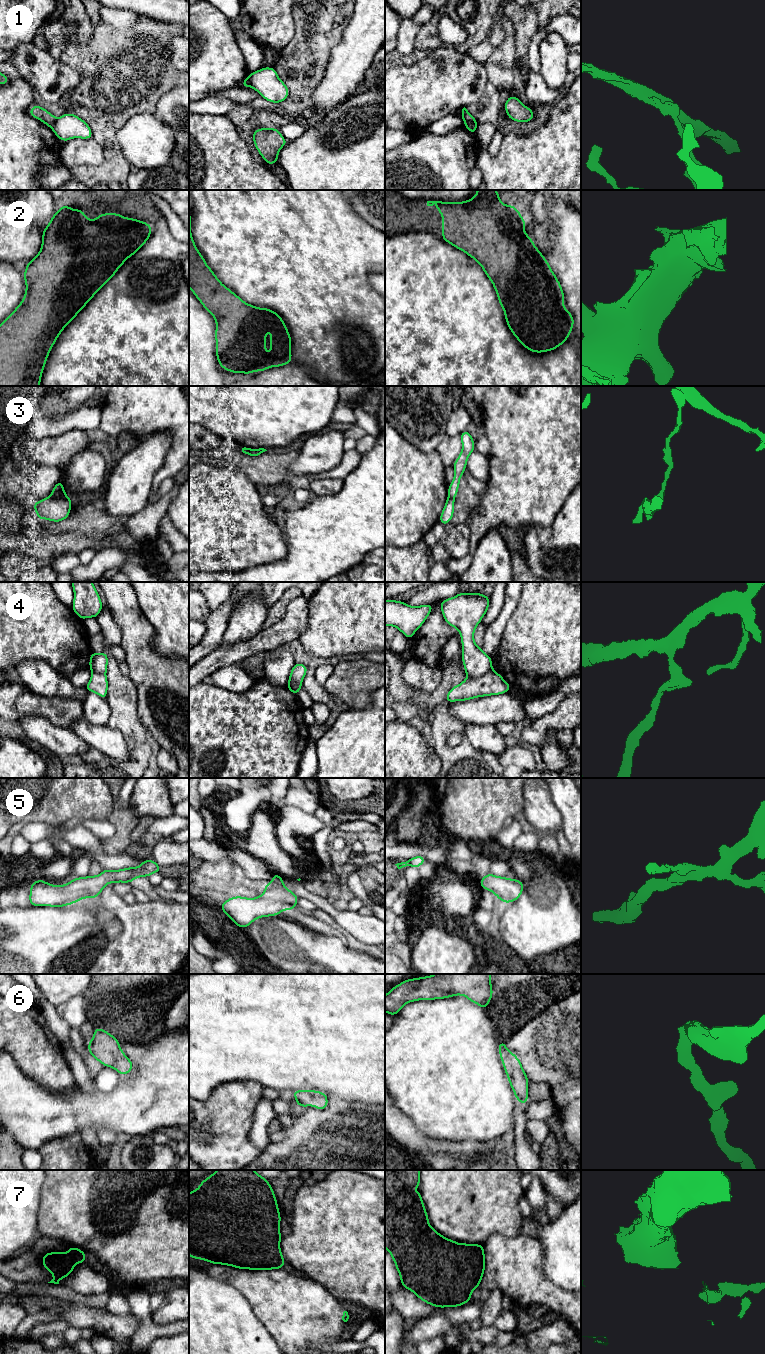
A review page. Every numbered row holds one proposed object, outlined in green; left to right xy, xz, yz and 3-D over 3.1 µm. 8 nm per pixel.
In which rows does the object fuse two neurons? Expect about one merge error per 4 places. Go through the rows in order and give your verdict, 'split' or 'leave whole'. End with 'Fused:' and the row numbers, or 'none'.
1: split
2: leave whole
3: split
4: split
5: leave whole
6: leave whole
7: split
Fused: 1, 3, 4, 7

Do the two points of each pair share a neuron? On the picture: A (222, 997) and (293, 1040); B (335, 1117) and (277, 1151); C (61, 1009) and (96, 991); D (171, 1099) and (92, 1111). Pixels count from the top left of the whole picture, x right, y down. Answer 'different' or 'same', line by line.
A: same
B: same
C: different
D: same

